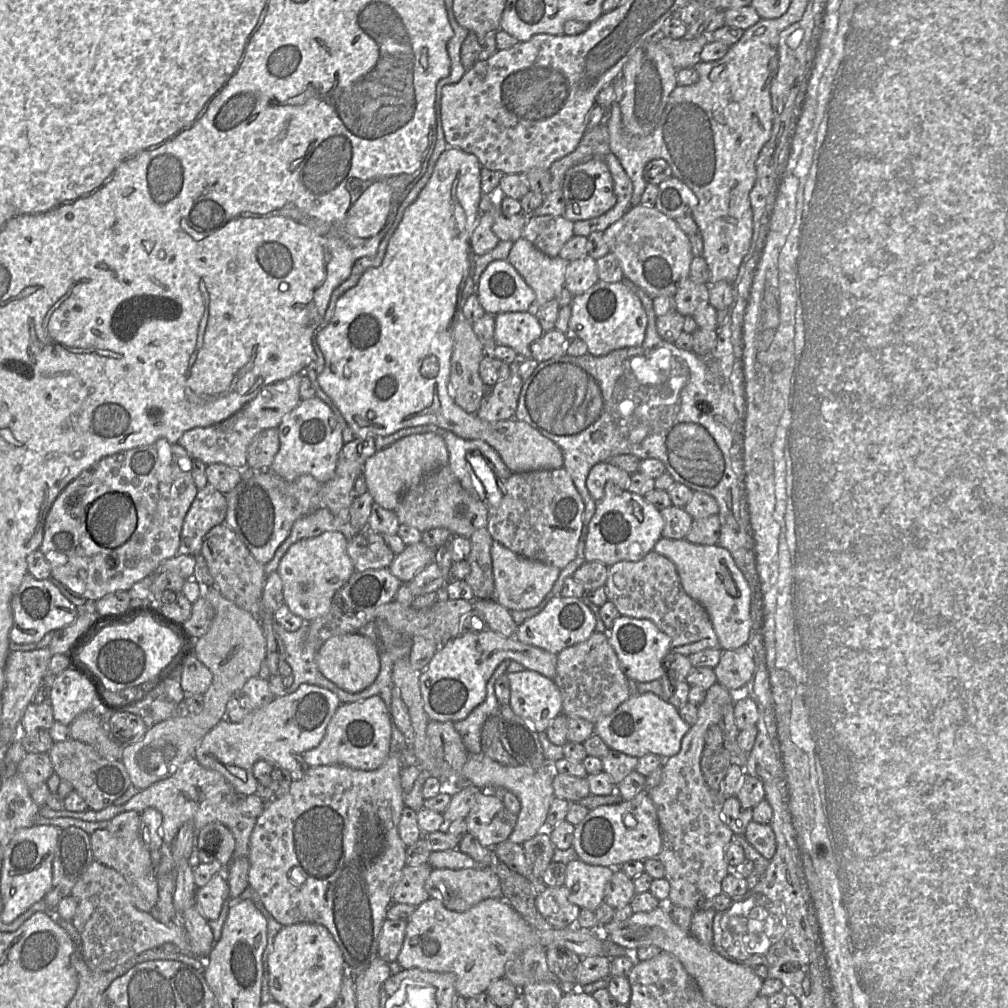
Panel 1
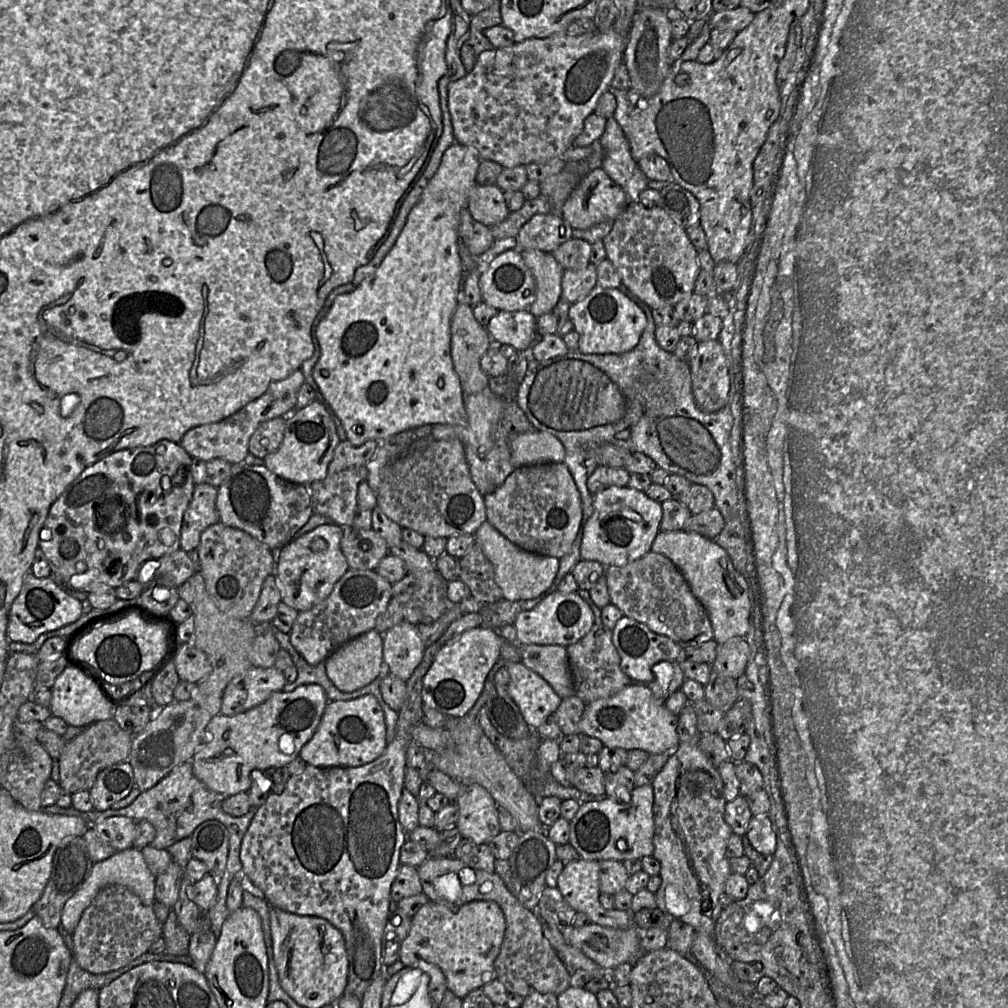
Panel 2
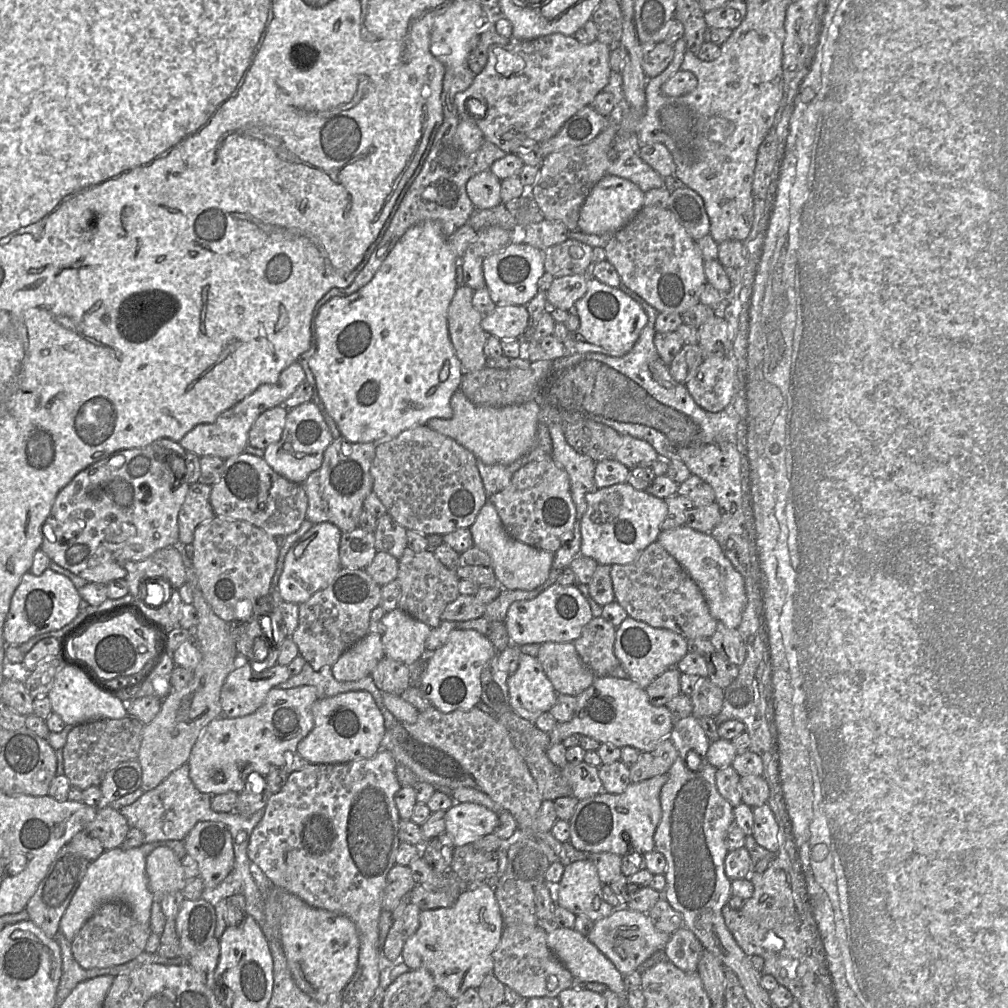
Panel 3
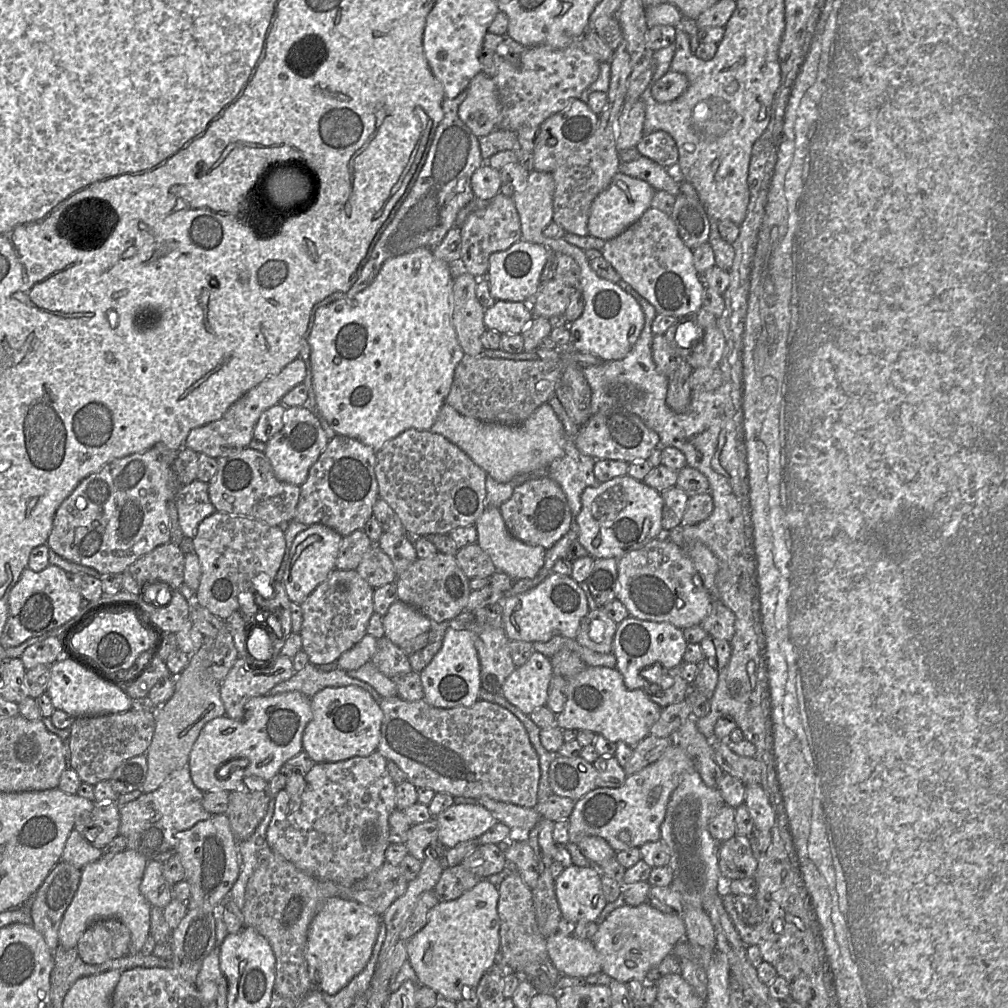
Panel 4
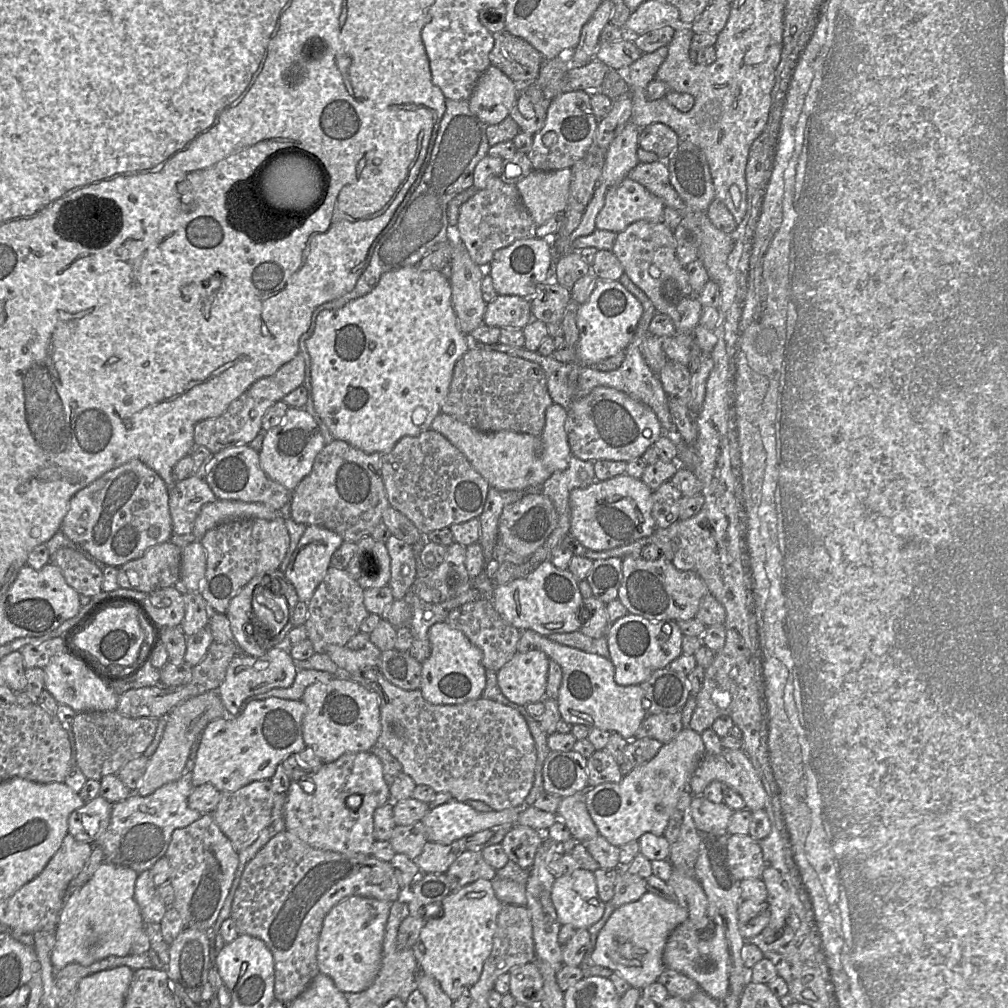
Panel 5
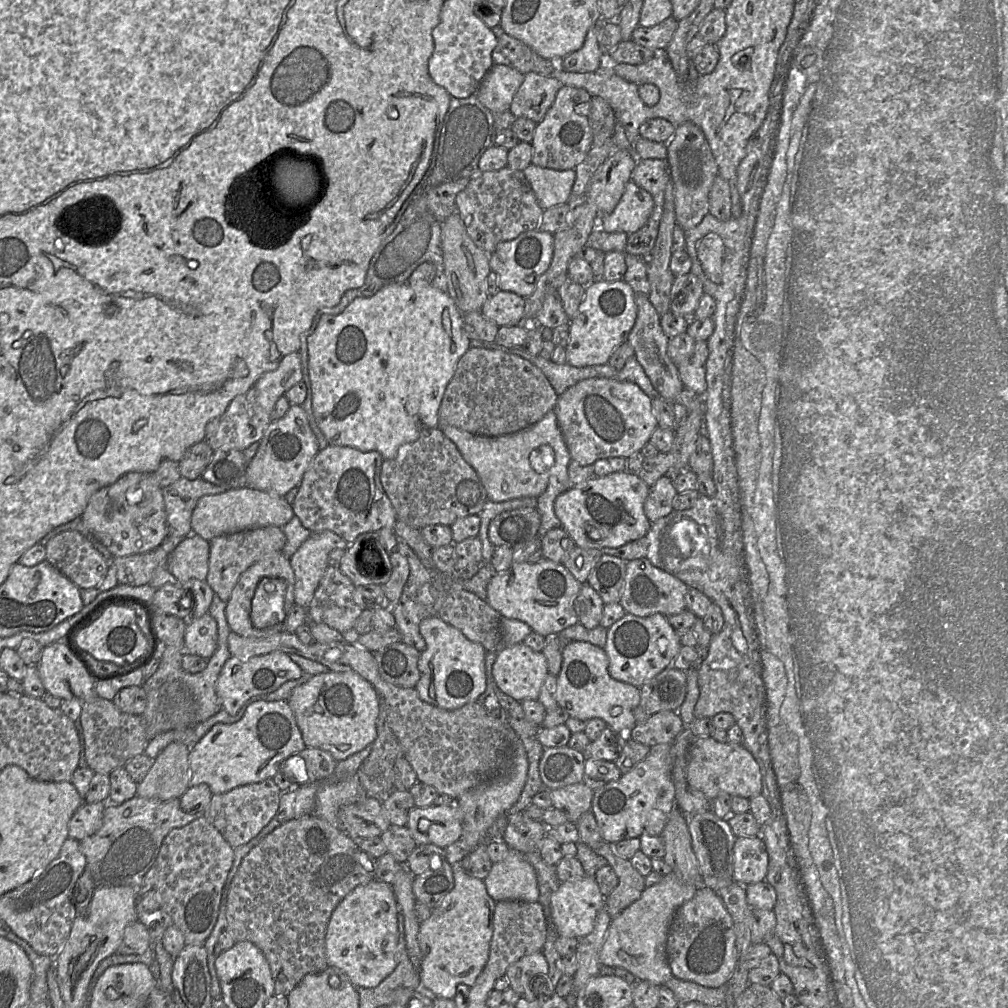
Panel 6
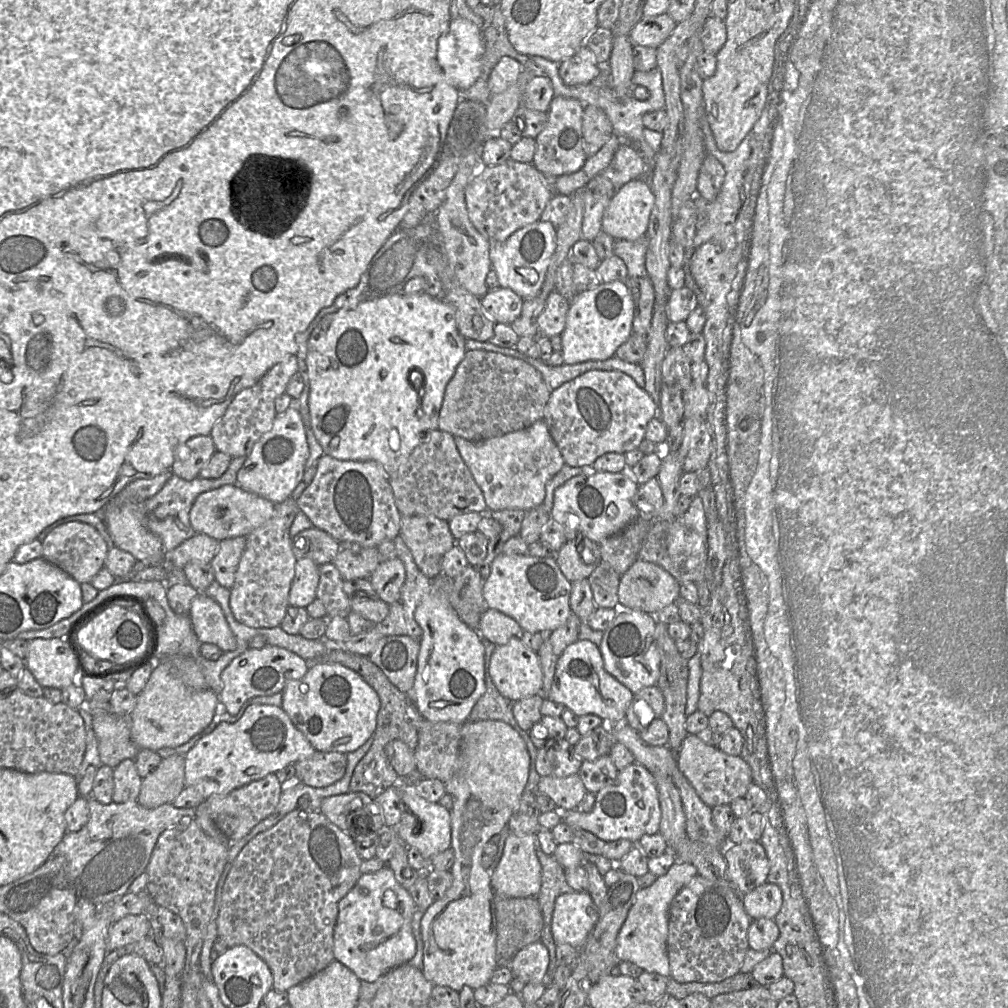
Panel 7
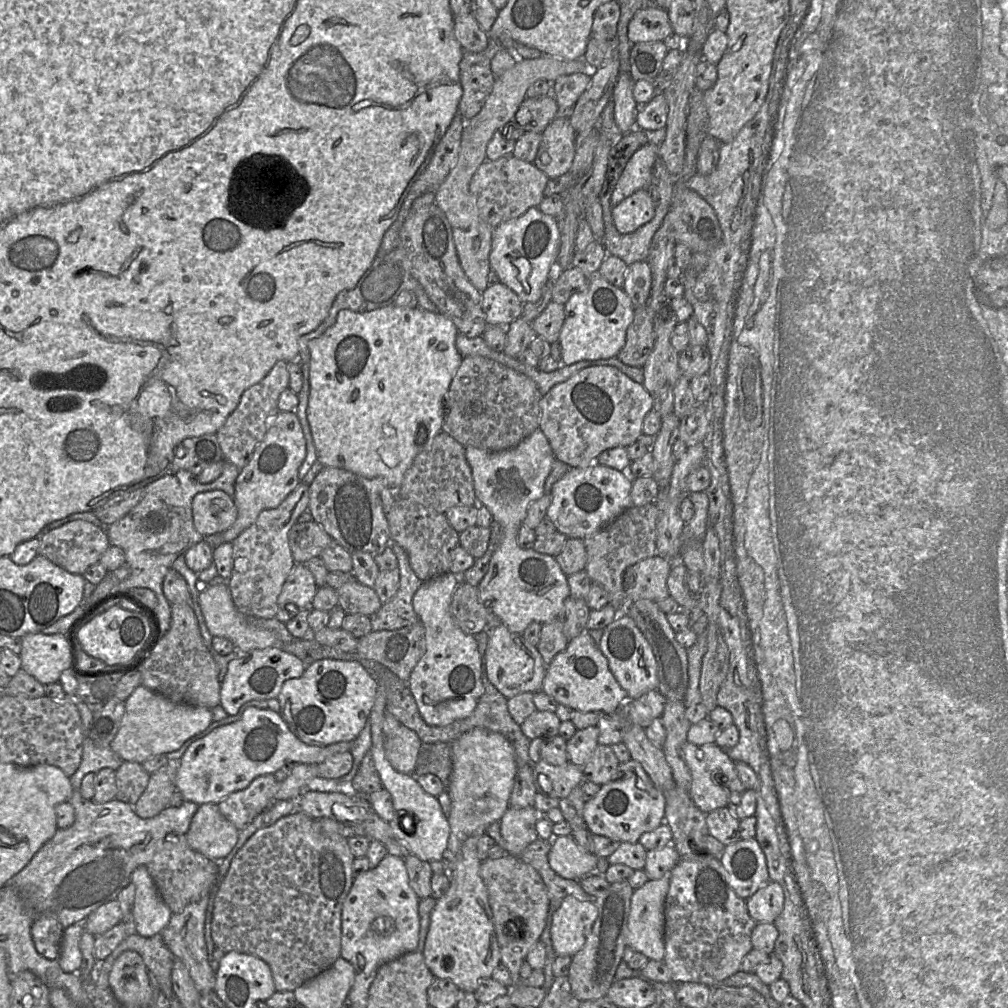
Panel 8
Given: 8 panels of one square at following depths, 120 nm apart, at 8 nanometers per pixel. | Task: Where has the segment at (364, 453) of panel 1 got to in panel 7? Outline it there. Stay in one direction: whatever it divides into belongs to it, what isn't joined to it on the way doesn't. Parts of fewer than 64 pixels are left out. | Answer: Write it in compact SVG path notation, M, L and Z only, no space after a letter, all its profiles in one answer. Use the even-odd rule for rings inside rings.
M324 454L310 484L296 499L314 527L327 532L336 541L358 543L362 548L377 547L399 535L401 514L383 466L373 460L340 460Z

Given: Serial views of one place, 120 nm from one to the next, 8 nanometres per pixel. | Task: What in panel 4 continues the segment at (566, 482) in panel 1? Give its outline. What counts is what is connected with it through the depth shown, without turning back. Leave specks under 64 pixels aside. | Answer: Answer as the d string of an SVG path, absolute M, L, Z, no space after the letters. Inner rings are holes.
M549 476L531 479L517 486L499 510L505 526L513 537L546 550L562 538L571 525L571 511L566 496L558 483Z

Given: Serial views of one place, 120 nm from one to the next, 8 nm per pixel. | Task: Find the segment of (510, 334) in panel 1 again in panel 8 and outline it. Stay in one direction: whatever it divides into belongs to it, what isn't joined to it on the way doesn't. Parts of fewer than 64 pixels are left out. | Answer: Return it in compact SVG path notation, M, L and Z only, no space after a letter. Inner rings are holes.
M500 282L487 286L481 298L488 325L508 327L521 316L524 304L515 292Z

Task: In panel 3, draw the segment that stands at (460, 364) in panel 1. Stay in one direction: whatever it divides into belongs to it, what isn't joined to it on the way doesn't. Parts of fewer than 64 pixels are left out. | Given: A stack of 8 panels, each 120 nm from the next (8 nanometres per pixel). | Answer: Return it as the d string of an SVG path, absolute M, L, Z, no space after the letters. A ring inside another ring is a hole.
M463 285L457 287L448 308L448 332L455 353L464 372L472 372L486 367L484 346L488 335L482 328L482 315L473 307L474 290Z

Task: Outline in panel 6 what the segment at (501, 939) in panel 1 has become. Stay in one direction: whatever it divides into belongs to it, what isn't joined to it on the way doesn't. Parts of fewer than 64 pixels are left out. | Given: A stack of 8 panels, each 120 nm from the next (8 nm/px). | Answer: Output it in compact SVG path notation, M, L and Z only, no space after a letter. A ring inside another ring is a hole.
M453 864L454 887L432 909L429 918L419 925L418 941L422 953L419 970L421 989L432 997L453 999L459 984L472 987L485 967L494 929L496 902L487 893L483 880L469 876L461 864ZM673 874L650 887L646 887L641 897L612 918L599 961L611 967L621 967L631 972L637 980L646 980L662 986L673 977L666 953L668 929L675 911L689 901L698 887L686 884Z

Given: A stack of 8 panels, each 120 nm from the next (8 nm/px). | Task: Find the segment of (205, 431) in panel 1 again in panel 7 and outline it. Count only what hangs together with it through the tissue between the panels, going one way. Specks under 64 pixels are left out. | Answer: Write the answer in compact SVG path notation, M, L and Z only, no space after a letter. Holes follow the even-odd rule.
M292 355L269 369L256 384L241 390L211 429L215 449L232 458L248 456L254 444L271 429L276 417L275 399L286 391L290 378L297 372L297 356Z

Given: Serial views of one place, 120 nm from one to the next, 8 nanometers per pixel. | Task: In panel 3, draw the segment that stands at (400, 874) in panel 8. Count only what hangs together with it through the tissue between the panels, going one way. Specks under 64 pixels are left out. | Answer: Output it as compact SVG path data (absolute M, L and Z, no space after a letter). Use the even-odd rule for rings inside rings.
M285 890L276 892L284 908L280 940L293 979L297 986L311 998L318 1002L325 1002L330 994L343 991L356 971L360 944L356 925L345 915L312 907Z

